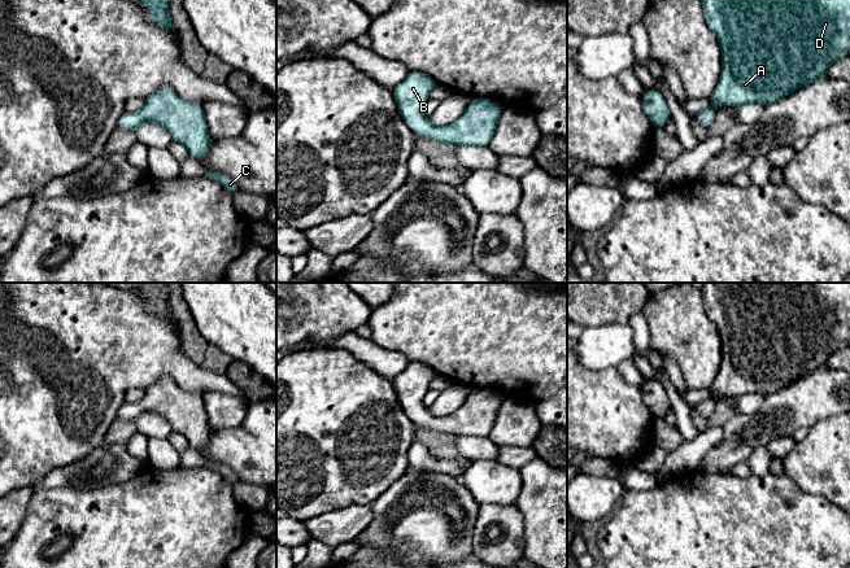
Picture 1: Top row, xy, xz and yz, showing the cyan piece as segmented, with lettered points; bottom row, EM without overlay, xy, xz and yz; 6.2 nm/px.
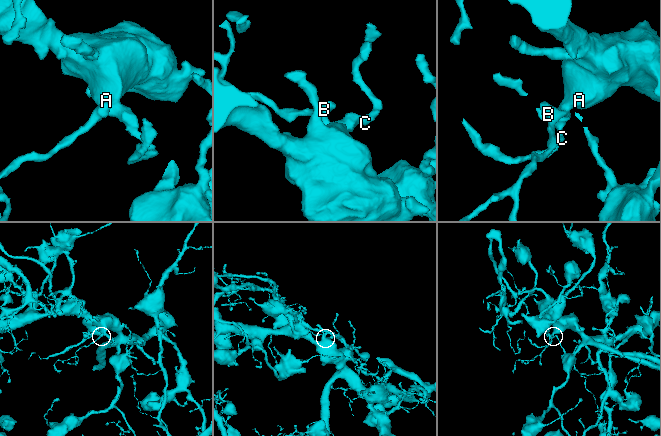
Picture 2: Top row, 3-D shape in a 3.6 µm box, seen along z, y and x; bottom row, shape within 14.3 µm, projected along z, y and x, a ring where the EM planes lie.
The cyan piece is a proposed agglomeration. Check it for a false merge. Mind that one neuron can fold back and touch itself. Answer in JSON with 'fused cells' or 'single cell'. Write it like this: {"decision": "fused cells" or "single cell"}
{"decision": "single cell"}

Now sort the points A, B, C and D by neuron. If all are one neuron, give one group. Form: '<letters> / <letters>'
A B C D

